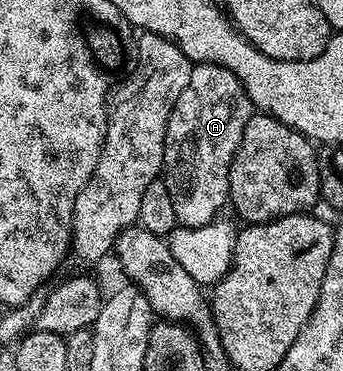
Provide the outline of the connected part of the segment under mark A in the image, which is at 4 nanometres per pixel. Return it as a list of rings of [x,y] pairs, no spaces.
[[[195,64],[188,87],[168,115],[161,176],[172,195],[178,225],[207,225],[227,208],[230,200],[230,168],[240,147],[244,127],[252,116],[252,106],[240,79],[222,65]]]

